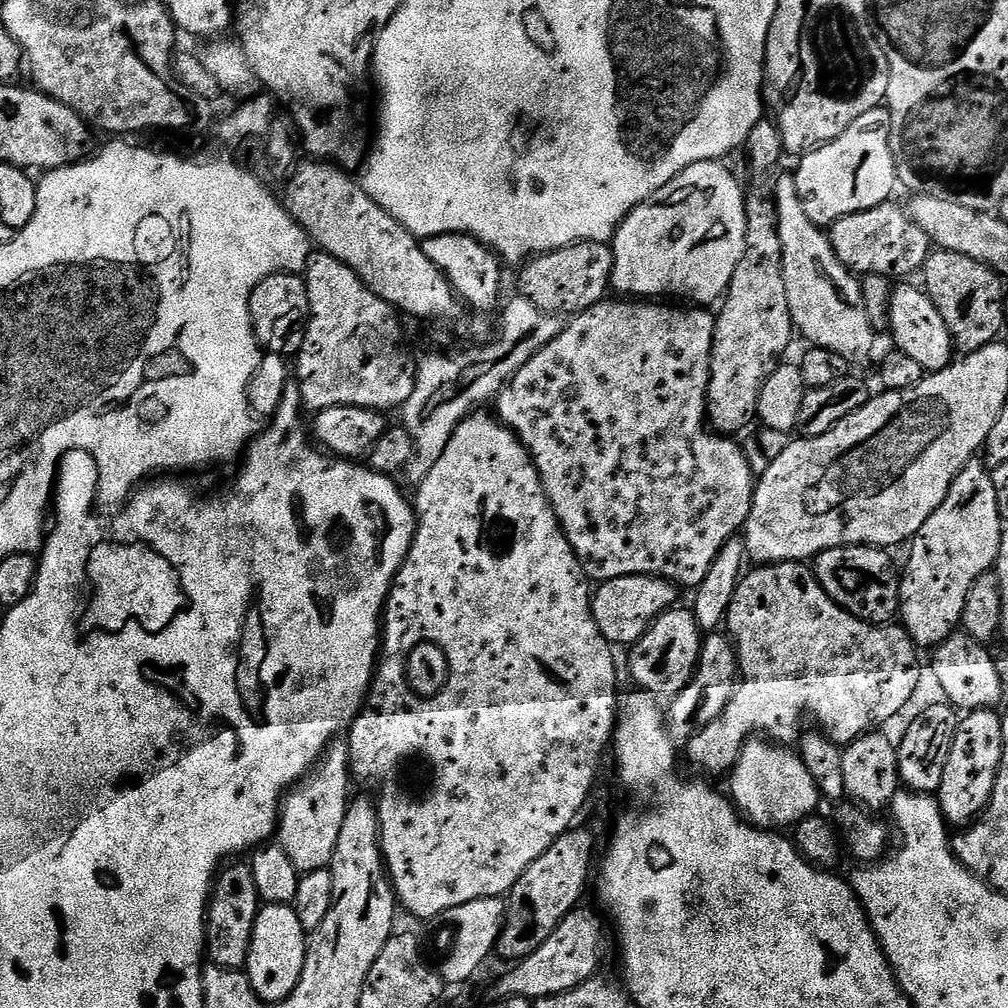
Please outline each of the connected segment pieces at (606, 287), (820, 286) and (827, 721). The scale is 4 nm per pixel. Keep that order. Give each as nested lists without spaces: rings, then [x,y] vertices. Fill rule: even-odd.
[[[583,240],[581,244],[571,244],[569,248],[533,256],[519,269],[519,291],[534,306],[538,306],[538,310],[571,318],[578,312],[590,310],[590,306],[600,303],[609,295],[613,266],[612,249],[608,244]]]
[[[795,175],[779,176],[775,177],[774,199],[792,327],[809,340],[807,343],[811,347],[834,350],[834,354],[842,354],[842,358],[849,362],[864,360],[876,344],[876,336],[872,333],[873,321],[859,303],[856,305],[844,300],[843,294],[836,289],[836,280],[849,279],[849,270],[834,254],[828,232],[821,225],[810,222],[806,210],[802,210]]]
[[[787,560],[781,564],[761,564],[745,571],[740,577],[738,586],[734,590],[734,598],[730,602],[730,610],[726,621],[726,632],[733,644],[736,645],[736,657],[740,663],[740,674],[736,686],[736,692],[732,695],[730,702],[724,713],[717,720],[710,722],[710,726],[701,728],[695,736],[687,741],[688,760],[700,772],[709,772],[712,776],[720,776],[731,773],[735,768],[740,752],[744,745],[753,738],[763,738],[769,742],[775,742],[780,746],[792,746],[799,741],[805,731],[804,719],[813,716],[817,720],[819,731],[823,732],[829,740],[841,746],[853,744],[859,736],[869,735],[879,724],[884,724],[887,720],[892,720],[908,703],[912,700],[912,695],[916,692],[916,687],[920,684],[920,656],[918,645],[908,636],[908,631],[902,626],[881,626],[878,624],[868,624],[864,620],[854,618],[842,606],[838,606],[822,590],[818,582],[815,571],[807,563]]]

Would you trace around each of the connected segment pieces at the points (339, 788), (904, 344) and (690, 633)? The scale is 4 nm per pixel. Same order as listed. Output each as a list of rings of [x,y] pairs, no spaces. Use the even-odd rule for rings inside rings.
[[[333,742],[327,745],[320,763],[284,797],[280,805],[278,843],[286,854],[290,854],[290,862],[294,862],[300,873],[322,870],[331,865],[338,846],[338,833],[342,830],[342,818],[346,818],[350,803],[348,780],[347,743]]]
[[[904,282],[891,289],[886,324],[892,327],[895,351],[906,354],[906,358],[914,358],[914,362],[918,362],[918,366],[922,366],[925,373],[937,372],[954,359],[952,335],[946,322],[942,322],[942,314],[938,314],[938,306],[934,306],[923,287],[911,288],[908,284],[911,283]]]
[[[677,606],[664,612],[642,634],[636,644],[631,645],[628,656],[628,672],[639,691],[657,698],[671,698],[681,692],[692,681],[696,663],[700,660],[702,633],[696,624],[696,616],[687,607]]]

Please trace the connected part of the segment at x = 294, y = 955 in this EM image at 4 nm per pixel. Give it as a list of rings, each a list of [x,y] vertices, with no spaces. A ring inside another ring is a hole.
[[[264,904],[260,909],[254,934],[250,942],[250,954],[246,965],[246,975],[252,988],[270,1006],[275,1006],[290,994],[302,978],[302,966],[306,962],[309,937],[298,922],[298,914],[291,904]]]

